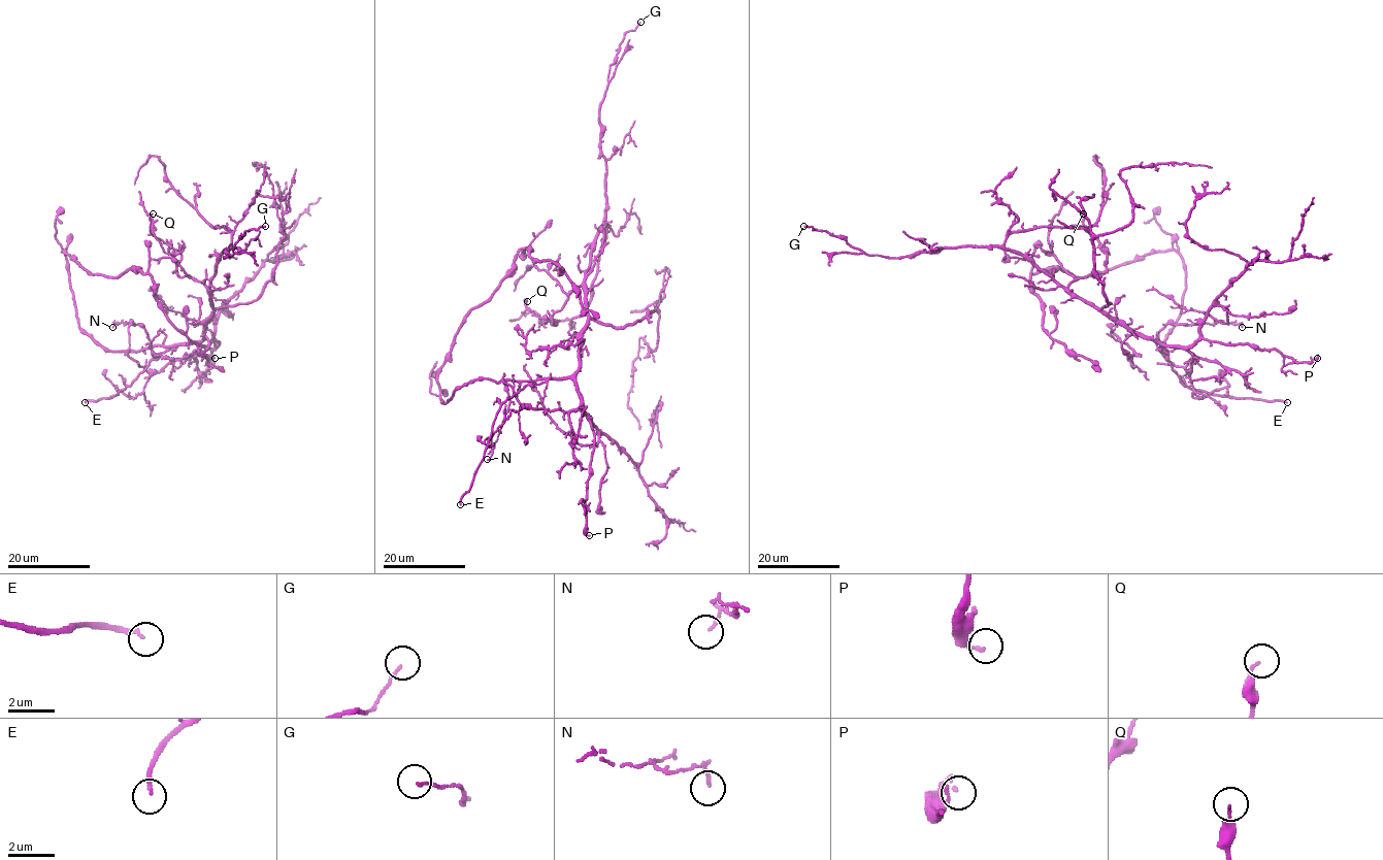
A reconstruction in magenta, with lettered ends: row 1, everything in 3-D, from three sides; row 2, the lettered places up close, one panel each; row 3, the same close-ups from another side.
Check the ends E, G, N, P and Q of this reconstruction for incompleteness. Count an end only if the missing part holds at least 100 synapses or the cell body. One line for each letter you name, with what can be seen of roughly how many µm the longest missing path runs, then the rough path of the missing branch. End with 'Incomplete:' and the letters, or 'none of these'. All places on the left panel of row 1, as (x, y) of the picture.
E: about 60 µm are missing; missing branch runs (85, 402), (84, 405), (79, 402), (77, 407), (83, 405), (89, 412), (96, 458), (102, 452), (100, 440)
Incomplete: E

